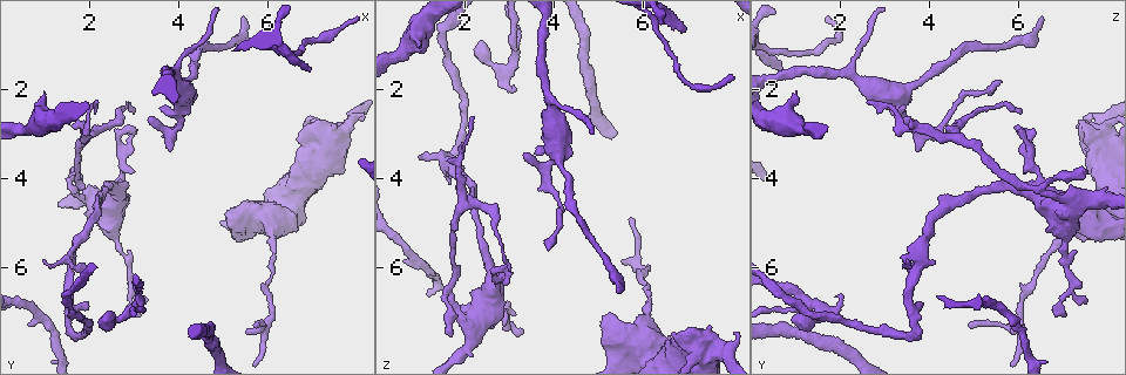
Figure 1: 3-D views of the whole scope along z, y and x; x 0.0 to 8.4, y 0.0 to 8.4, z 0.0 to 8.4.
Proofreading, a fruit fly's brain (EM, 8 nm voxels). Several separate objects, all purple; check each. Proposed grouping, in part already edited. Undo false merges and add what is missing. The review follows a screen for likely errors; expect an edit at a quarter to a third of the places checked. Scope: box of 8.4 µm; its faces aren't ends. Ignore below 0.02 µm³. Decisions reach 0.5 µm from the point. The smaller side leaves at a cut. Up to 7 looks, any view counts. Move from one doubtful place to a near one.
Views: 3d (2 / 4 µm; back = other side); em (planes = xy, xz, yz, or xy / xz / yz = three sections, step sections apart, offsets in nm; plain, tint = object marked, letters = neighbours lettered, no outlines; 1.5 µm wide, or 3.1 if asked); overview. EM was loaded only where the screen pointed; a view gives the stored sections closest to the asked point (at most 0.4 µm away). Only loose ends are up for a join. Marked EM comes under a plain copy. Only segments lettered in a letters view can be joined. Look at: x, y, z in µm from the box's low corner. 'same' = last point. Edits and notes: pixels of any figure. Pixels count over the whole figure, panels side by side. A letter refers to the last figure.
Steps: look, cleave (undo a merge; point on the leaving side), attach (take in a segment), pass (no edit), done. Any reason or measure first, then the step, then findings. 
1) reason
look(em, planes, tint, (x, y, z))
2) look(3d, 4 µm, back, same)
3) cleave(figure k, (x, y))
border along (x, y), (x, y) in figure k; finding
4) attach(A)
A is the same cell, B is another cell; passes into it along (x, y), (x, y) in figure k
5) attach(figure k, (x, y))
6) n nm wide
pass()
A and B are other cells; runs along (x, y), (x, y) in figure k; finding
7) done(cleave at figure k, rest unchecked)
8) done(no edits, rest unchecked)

stops while still wide
look(em, planes, letters, (5.25, 4.80, 7.05))

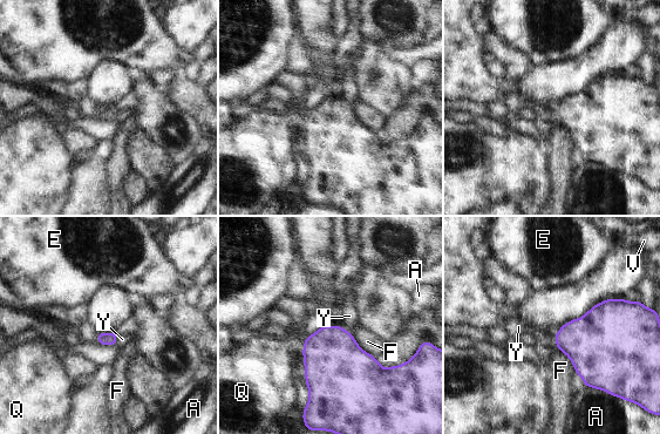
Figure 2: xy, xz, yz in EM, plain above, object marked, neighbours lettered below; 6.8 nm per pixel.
pass()
A, E, F, Q, V and Y are other cells; border along (553, 336), (556, 347) in figure 2; no lettered segment goes on from it

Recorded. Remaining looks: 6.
an open end
look(em, yz, step 4, letters, (5.75, 7.30, 4.90))

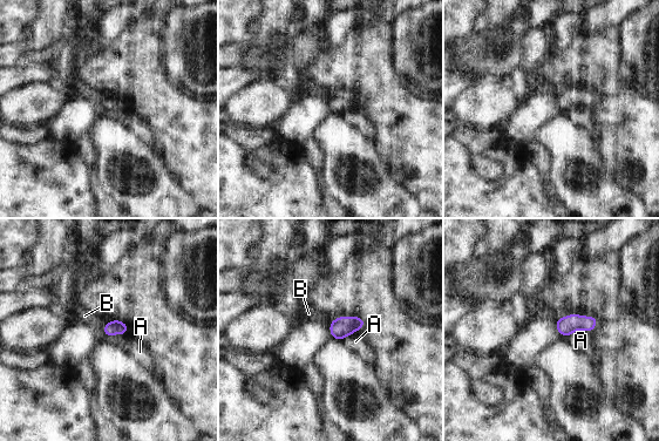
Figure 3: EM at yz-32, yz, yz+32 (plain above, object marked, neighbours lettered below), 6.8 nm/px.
another direction
look(em, planes, letters, same)

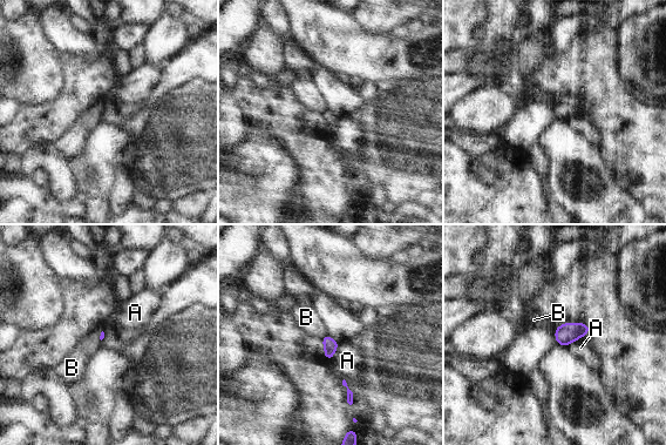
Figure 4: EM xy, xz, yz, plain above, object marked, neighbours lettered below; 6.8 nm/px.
pass()
A and B are other cells; no lettered segment goes on from it

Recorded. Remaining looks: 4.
branch point
look(3d, 2 µm, (2.00, 3.05, 4.60))

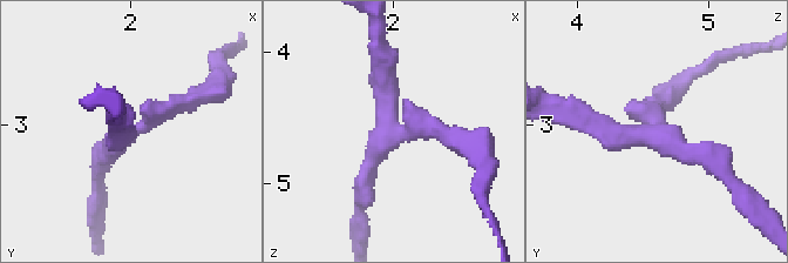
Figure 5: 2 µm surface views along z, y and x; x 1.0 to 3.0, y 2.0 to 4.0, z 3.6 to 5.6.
look(em, planes, tint, (1.98, 3.06, 4.58))

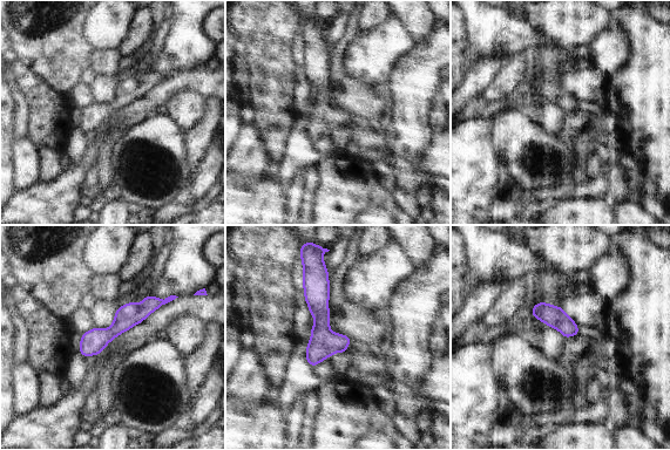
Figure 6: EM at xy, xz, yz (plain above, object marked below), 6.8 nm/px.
see the neighbours
look(em, planes, letters, same)

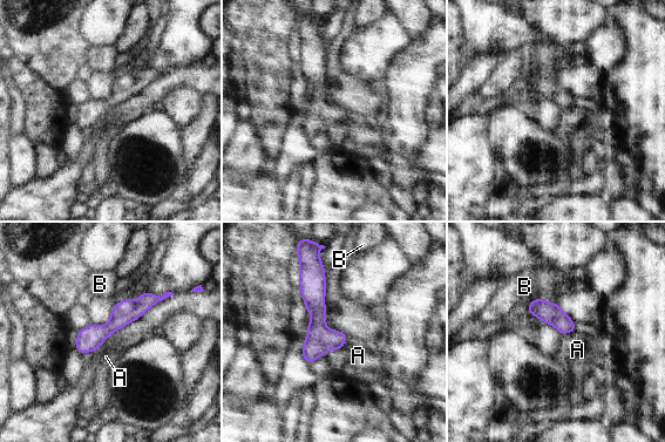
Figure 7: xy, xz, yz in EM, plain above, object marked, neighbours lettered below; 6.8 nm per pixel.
pass()
A and B are other cells; border along (575, 330), (561, 335) in figure 7; all the same neuron

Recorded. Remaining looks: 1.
done(no edits, rest unchecked)

